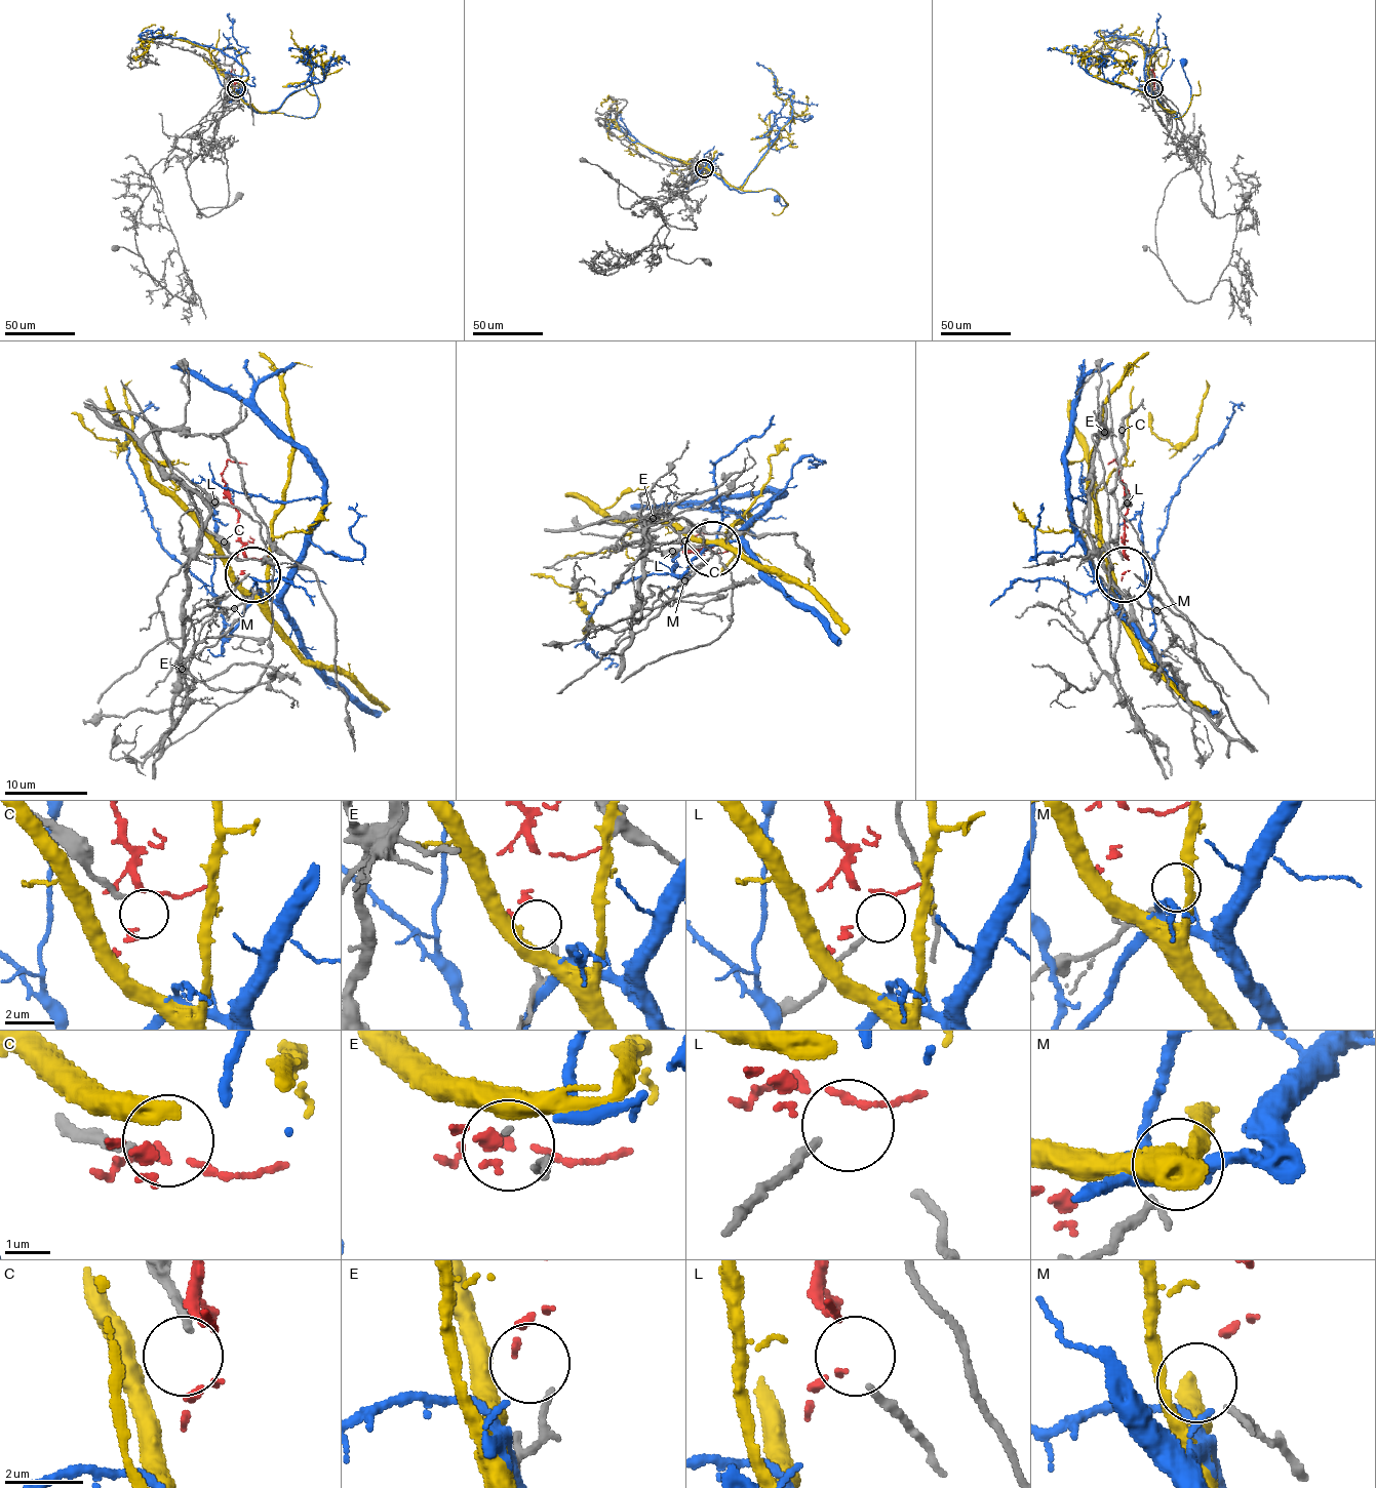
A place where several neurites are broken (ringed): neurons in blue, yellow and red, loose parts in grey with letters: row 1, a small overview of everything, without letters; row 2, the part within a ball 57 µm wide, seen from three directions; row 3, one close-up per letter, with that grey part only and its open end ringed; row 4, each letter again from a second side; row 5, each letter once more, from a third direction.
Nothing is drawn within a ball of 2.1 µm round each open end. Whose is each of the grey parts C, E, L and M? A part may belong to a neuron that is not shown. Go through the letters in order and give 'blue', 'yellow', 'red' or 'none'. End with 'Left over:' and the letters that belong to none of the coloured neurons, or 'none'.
C: none
E: red
L: none
M: yellow
Left over: C, L

